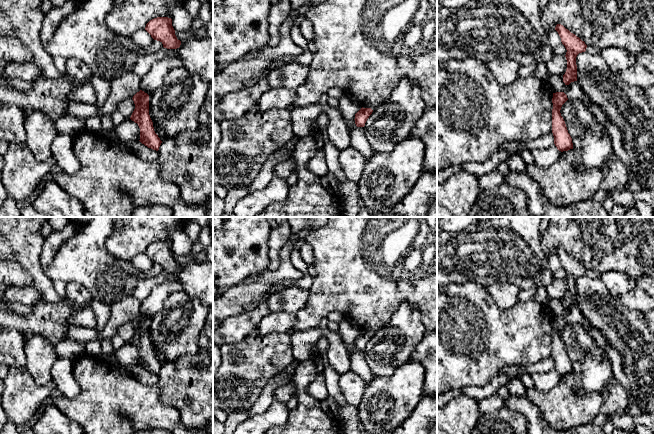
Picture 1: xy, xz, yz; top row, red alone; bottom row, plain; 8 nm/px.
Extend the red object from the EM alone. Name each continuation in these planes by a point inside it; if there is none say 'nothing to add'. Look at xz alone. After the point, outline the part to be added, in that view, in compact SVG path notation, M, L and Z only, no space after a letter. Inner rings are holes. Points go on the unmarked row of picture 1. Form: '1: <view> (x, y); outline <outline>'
nothing to add

